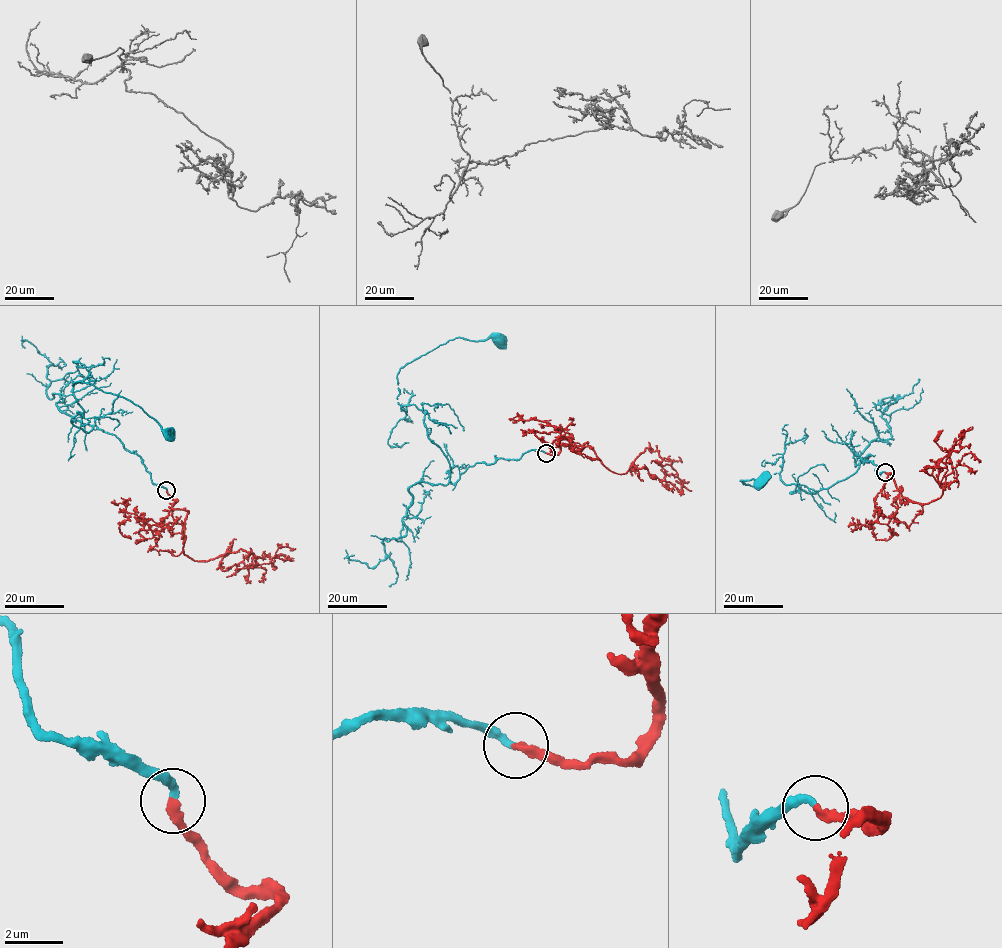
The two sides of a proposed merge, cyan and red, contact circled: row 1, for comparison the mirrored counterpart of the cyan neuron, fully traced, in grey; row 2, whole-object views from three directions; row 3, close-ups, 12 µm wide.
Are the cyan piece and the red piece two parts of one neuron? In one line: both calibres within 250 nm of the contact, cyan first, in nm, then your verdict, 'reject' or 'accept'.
calibres 260 and 320 nm; accept

